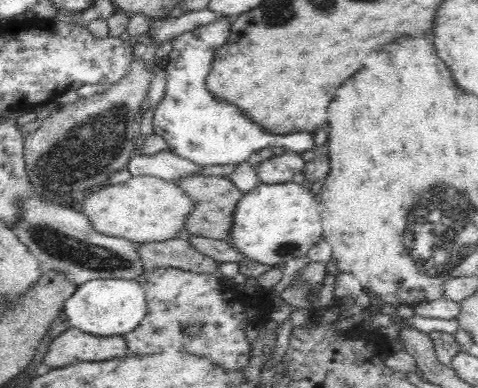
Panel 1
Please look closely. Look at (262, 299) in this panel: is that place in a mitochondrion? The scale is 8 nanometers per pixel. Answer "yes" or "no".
no

